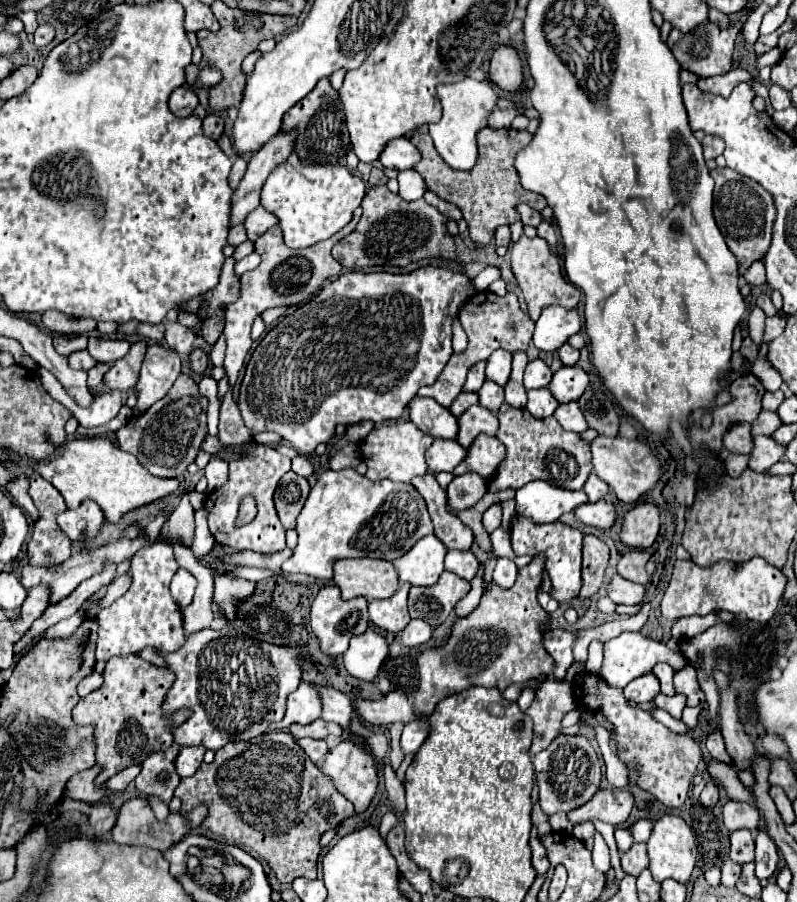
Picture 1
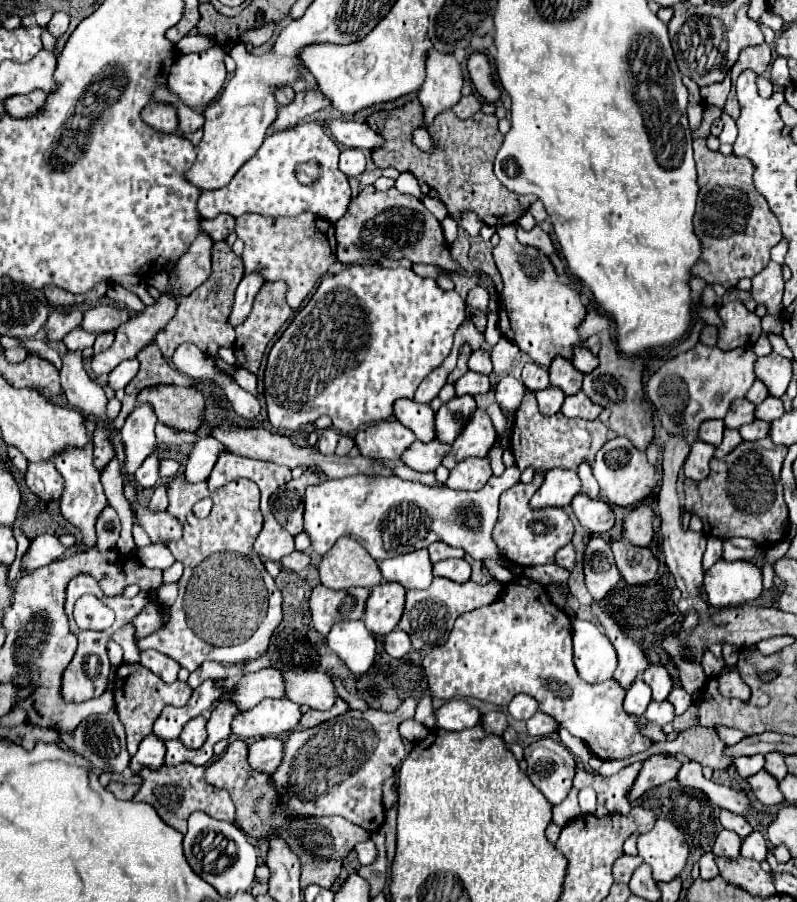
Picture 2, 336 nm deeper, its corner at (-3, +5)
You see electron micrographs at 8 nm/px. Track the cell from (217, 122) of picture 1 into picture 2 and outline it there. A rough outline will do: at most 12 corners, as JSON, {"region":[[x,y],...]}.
{"region":[[185,104],[177,106],[179,130],[203,128],[205,116]]}

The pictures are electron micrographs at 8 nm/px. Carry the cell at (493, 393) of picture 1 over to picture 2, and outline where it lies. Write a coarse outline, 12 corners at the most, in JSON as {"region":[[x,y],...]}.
{"region":[[467,372],[455,382],[457,396],[477,396],[491,390],[489,378]]}

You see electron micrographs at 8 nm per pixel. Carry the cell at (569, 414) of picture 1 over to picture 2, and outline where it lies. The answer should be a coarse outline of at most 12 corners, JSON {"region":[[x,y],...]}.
{"region":[[585,392],[567,396],[561,412],[569,418],[595,420],[601,406]]}

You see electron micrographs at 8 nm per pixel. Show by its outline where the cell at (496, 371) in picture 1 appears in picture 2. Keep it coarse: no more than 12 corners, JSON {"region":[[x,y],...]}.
{"region":[[477,350],[469,358],[469,368],[489,376],[493,370],[489,352]]}

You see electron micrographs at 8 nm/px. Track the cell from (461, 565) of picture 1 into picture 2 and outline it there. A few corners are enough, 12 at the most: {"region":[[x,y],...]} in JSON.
{"region":[[449,558],[433,566],[433,576],[467,582],[471,566],[465,558]]}

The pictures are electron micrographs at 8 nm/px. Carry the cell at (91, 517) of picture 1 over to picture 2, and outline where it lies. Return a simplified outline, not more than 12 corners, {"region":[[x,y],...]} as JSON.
{"region":[[29,462],[29,490],[45,502],[61,500],[65,482],[49,462]]}

